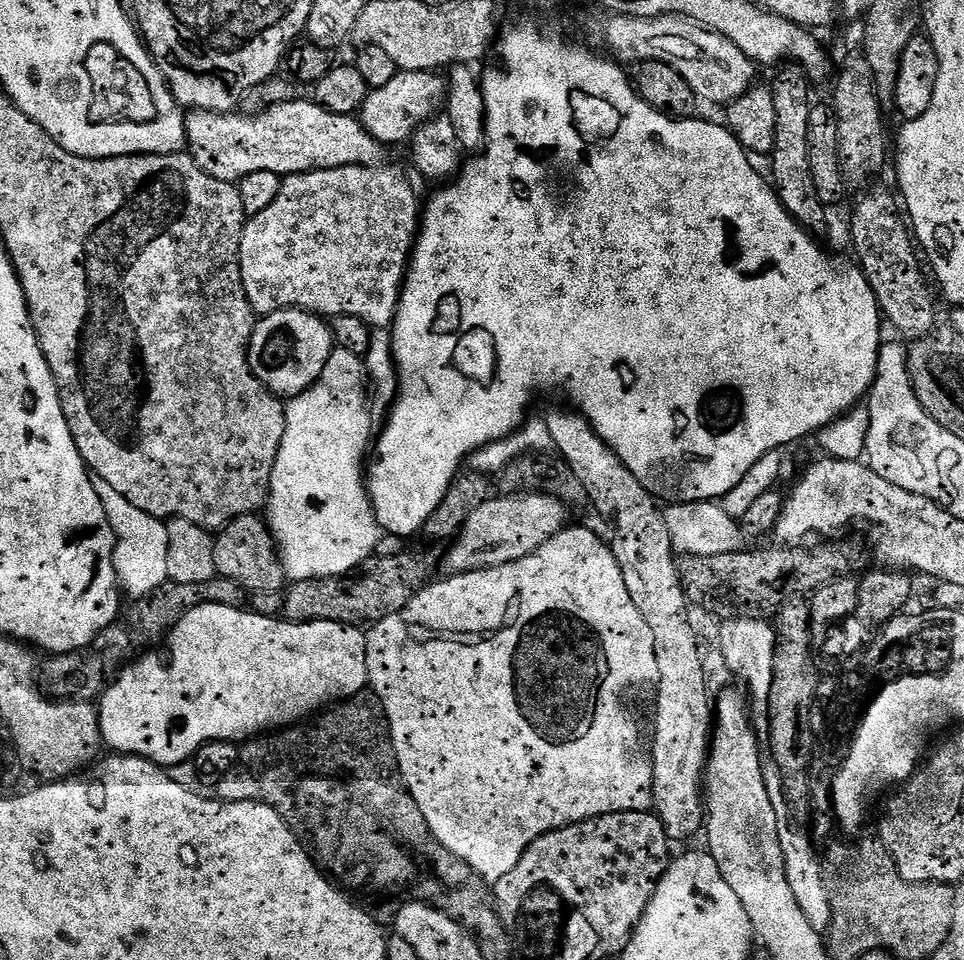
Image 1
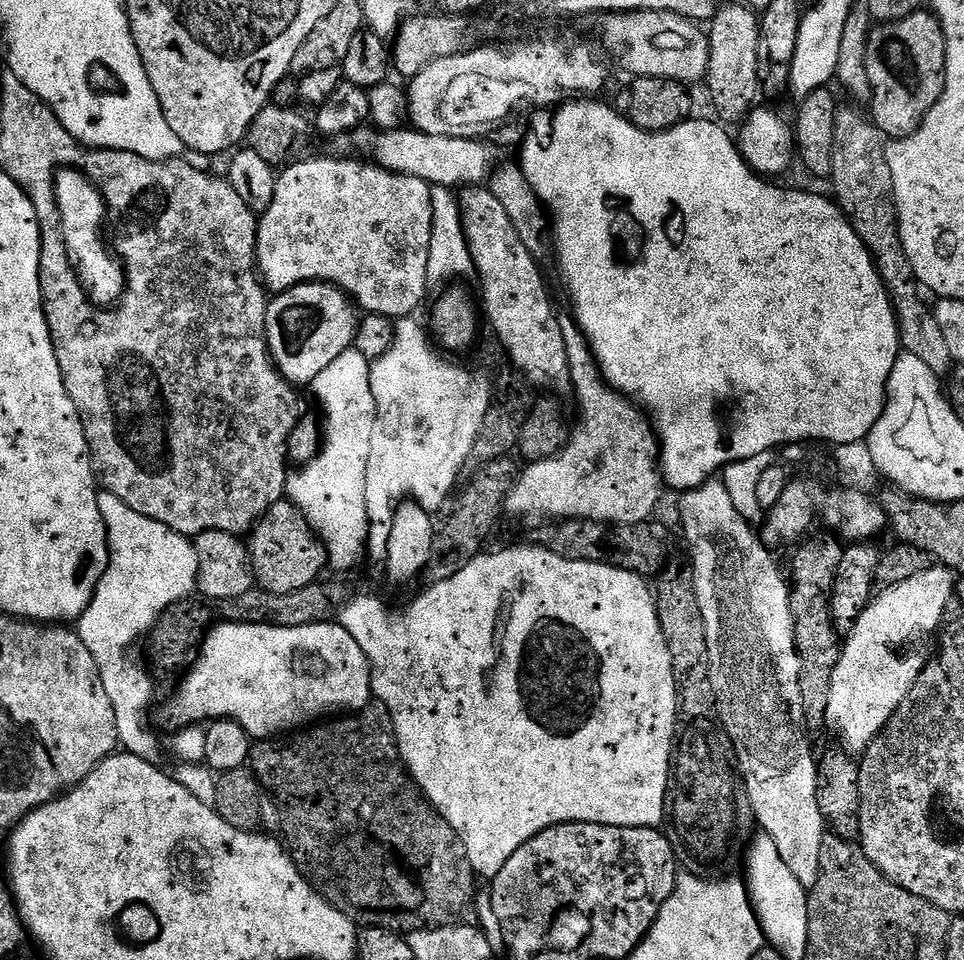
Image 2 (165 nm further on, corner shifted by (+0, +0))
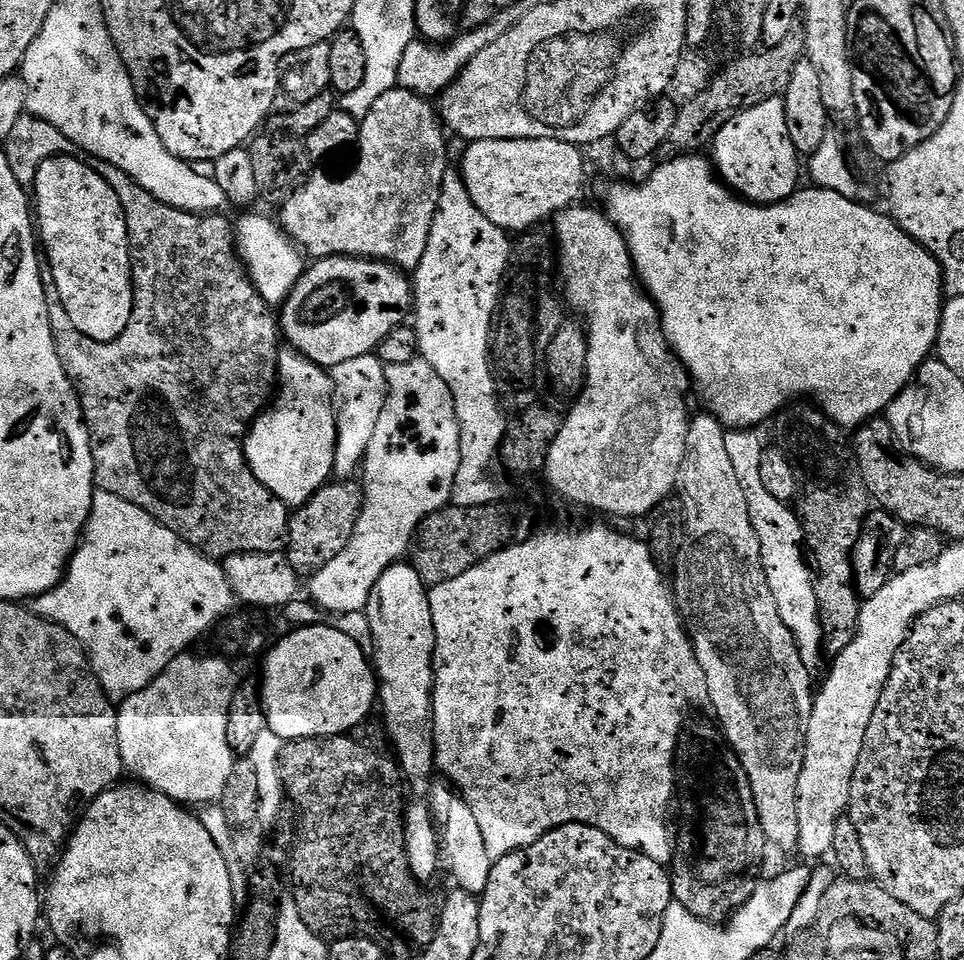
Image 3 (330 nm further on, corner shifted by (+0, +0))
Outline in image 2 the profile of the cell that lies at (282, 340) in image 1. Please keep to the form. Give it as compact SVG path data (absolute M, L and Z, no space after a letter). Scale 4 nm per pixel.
M299 284L290 290L271 297L268 313L266 314L266 334L268 339L268 353L276 363L277 370L284 375L294 386L310 386L342 354L346 349L353 347L356 338L358 312L351 300L340 289L332 284Z

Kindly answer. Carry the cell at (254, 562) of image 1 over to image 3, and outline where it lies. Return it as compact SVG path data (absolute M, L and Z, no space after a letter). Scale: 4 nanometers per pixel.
M348 478L336 483L340 484L329 482L323 488L319 488L305 504L299 505L291 513L286 555L297 576L301 578L311 578L327 564L334 562L334 558L338 558L338 554L346 550L350 538L356 533L362 503L361 485Z

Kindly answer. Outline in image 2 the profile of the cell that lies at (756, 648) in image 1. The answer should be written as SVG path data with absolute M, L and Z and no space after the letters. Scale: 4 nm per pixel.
M720 478L707 480L702 486L691 488L683 493L680 499L680 520L684 523L684 540L692 547L692 576L690 583L694 594L698 598L698 610L702 610L702 626L706 626L706 642L710 650L710 674L714 682L716 705L724 723L724 729L730 734L736 751L736 763L740 769L740 777L750 798L750 806L756 815L757 825L763 835L774 838L774 846L778 846L778 854L782 854L782 862L790 866L794 878L802 882L806 890L812 889L814 882L818 882L818 862L822 854L822 842L826 835L826 825L822 818L822 810L818 810L818 794L816 793L816 769L818 767L817 753L812 753L812 740L808 737L809 713L802 706L802 682L800 681L800 652L796 649L796 627L792 617L792 593L789 581L780 573L776 560L753 525L746 519L745 513L736 505L732 492L720 481Z

